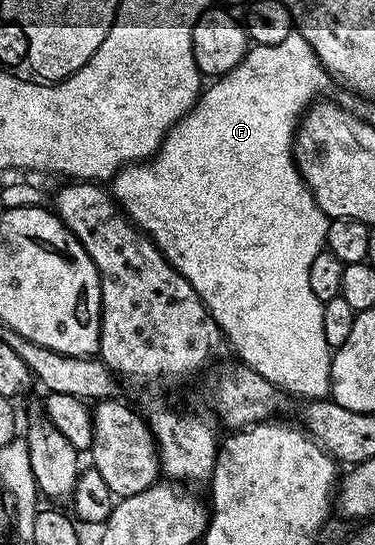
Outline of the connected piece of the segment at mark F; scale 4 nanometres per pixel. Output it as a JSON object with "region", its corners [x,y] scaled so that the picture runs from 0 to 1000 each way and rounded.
{"region":[[[781,59],[773,66],[763,66],[763,73],[752,73],[752,81],[731,81],[728,84],[688,84],[675,83],[664,90],[661,99],[651,105],[635,119],[627,121],[613,132],[603,132],[589,143],[573,145],[563,152],[565,160],[547,163],[536,171],[533,180],[523,185],[523,194],[509,202],[496,215],[485,218],[475,228],[464,228],[453,235],[453,242],[437,253],[437,262],[427,266],[427,277],[408,283],[403,290],[360,299],[349,305],[333,305],[307,327],[293,334],[293,354],[301,363],[309,365],[323,385],[339,393],[341,402],[349,404],[352,413],[373,420],[381,429],[395,431],[395,439],[408,444],[421,457],[432,462],[432,470],[443,470],[448,483],[485,506],[496,506],[496,514],[507,514],[507,528],[517,528],[517,536],[528,536],[528,543],[544,554],[544,563],[555,567],[555,576],[581,594],[581,602],[597,613],[605,633],[629,640],[629,650],[643,666],[667,673],[677,683],[688,683],[688,690],[699,690],[709,697],[720,697],[720,705],[731,705],[741,714],[755,716],[760,725],[779,727],[792,723],[800,734],[829,734],[837,730],[869,730],[877,728],[885,706],[880,705],[880,675],[885,673],[885,653],[891,648],[888,637],[869,631],[869,617],[859,609],[859,565],[864,556],[848,550],[848,543],[837,543],[837,536],[827,528],[827,484],[837,484],[837,470],[848,470],[853,461],[867,457],[869,451],[869,426],[875,424],[875,411],[880,402],[859,389],[859,382],[848,382],[848,374],[837,367],[837,360],[821,349],[821,341],[813,338],[808,327],[800,325],[800,317],[789,312],[789,301],[779,295],[779,270],[784,266],[784,255],[789,251],[789,235],[803,217],[811,215],[824,194],[835,187],[845,185],[880,160],[880,145],[869,125],[848,110],[848,103],[837,95],[837,88],[827,88],[827,81],[816,81],[816,73],[803,62]]]}

